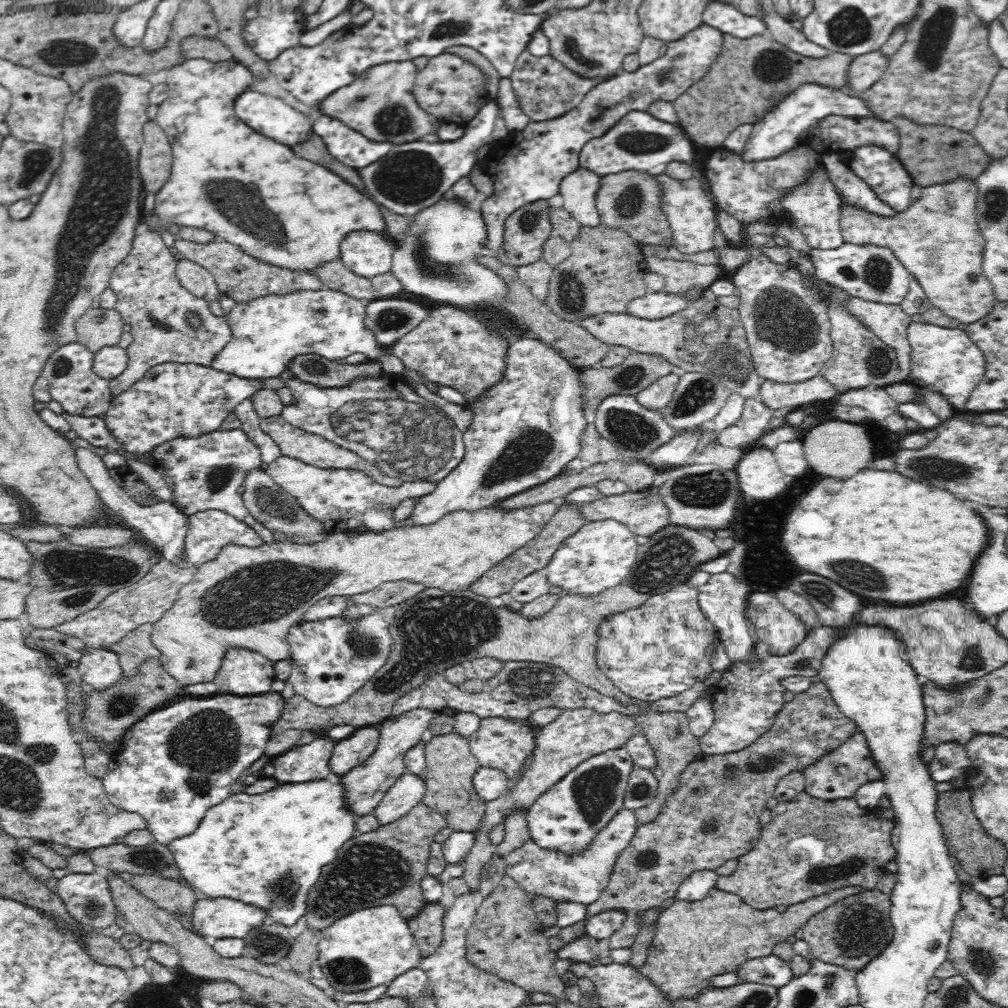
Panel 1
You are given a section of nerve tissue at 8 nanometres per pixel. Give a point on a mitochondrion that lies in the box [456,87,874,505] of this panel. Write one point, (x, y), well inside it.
(780, 316)

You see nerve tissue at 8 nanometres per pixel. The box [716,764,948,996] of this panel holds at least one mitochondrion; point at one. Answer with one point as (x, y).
(860, 930)

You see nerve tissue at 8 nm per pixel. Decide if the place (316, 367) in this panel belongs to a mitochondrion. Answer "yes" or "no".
yes

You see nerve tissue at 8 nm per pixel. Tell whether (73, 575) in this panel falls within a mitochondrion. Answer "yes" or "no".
yes

